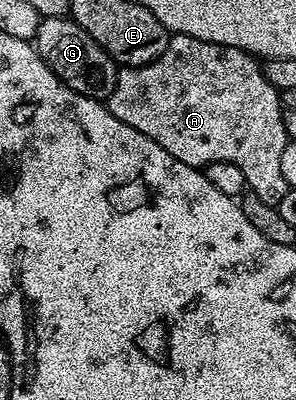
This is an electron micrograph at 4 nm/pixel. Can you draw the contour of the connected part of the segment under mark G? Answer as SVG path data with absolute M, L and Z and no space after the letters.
M44 17L34 36L33 46L47 67L72 91L105 102L116 87L119 66L102 48L69 17Z

